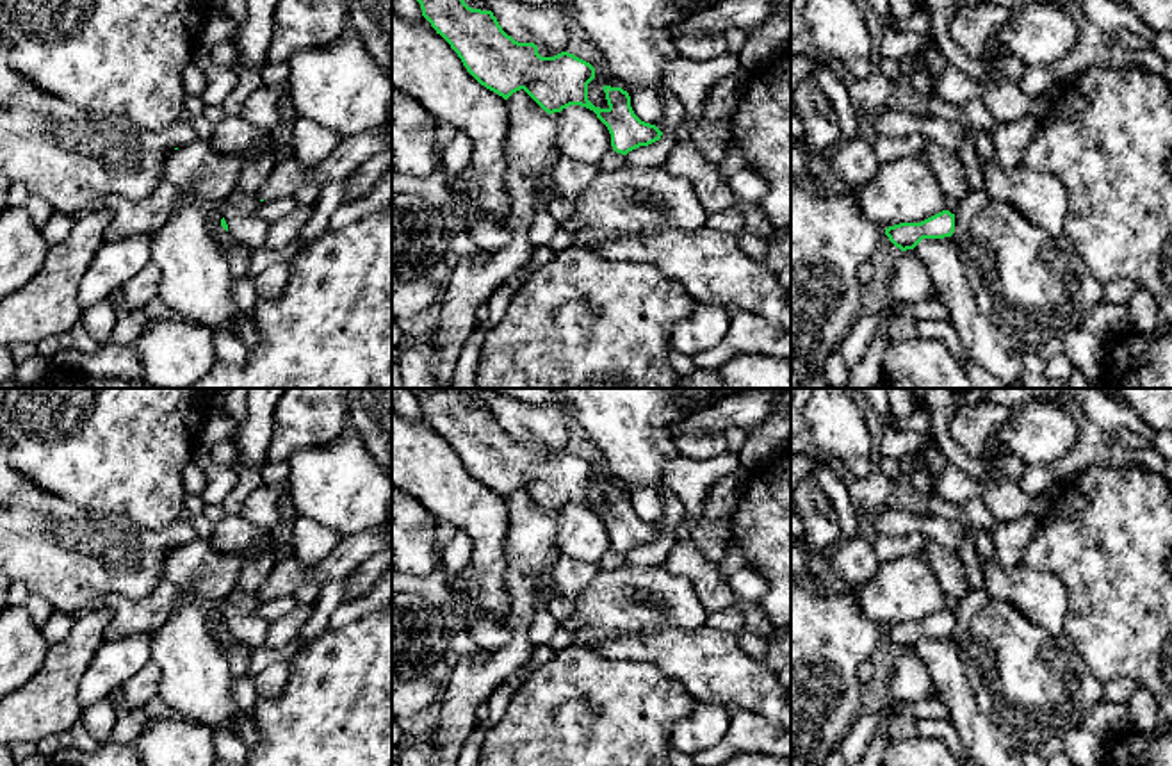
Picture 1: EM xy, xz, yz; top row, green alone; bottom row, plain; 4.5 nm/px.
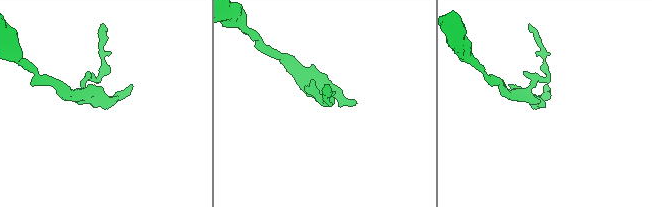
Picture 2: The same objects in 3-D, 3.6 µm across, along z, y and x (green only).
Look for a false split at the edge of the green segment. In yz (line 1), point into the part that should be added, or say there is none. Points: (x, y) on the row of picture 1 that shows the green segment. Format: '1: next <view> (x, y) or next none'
1: next none

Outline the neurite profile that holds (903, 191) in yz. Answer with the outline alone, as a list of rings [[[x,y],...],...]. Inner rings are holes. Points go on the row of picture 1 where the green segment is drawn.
[[[921,155],[880,164],[878,175],[851,192],[862,214],[883,228],[921,223],[946,210],[948,200],[933,169]]]

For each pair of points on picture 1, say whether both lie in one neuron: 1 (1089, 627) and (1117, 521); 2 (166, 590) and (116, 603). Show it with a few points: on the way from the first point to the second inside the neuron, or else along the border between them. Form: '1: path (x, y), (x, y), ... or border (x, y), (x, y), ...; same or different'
1: path (1114, 601), (1114, 547); same
2: path (154, 603), (150, 606), (129, 606); same

